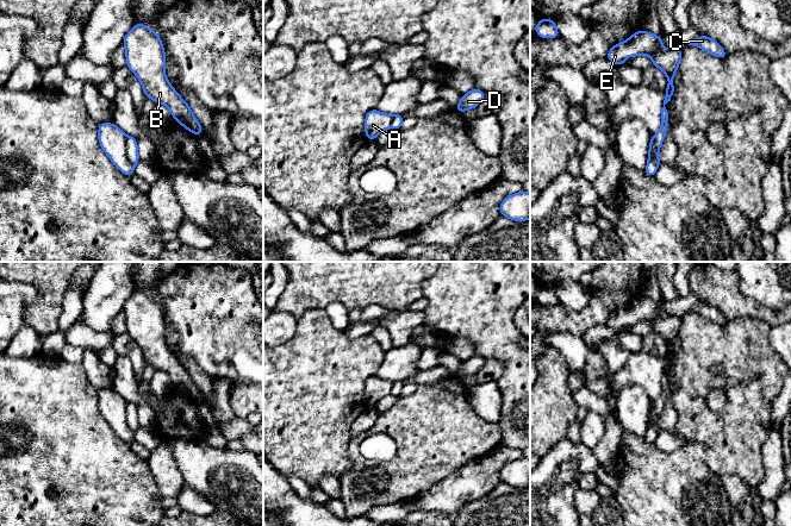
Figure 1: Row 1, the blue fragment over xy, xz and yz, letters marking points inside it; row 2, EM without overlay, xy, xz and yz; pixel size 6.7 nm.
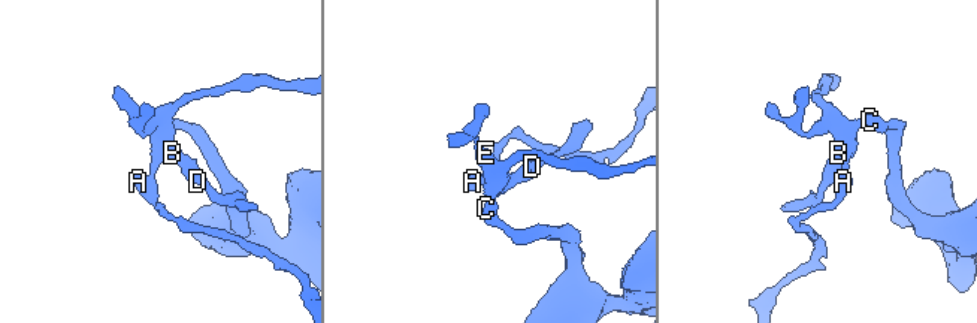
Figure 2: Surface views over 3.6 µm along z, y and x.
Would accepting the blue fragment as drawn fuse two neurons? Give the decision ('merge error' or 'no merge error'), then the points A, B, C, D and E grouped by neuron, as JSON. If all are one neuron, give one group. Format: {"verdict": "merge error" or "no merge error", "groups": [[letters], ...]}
{"verdict": "merge error", "groups": [["A"], ["B", "C", "D", "E"]]}

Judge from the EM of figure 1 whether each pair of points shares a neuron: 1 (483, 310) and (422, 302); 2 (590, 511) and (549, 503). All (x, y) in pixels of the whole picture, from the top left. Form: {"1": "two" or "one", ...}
{"1": "two", "2": "two"}

